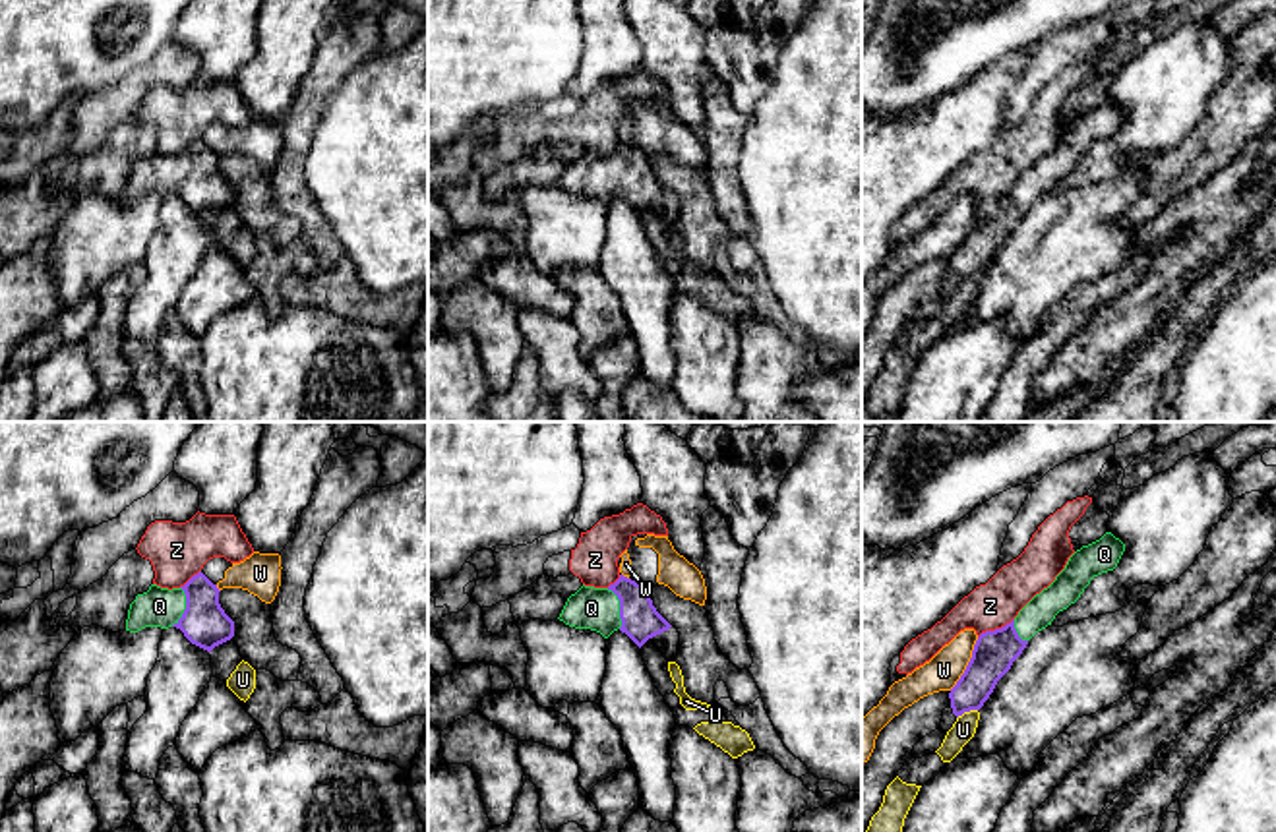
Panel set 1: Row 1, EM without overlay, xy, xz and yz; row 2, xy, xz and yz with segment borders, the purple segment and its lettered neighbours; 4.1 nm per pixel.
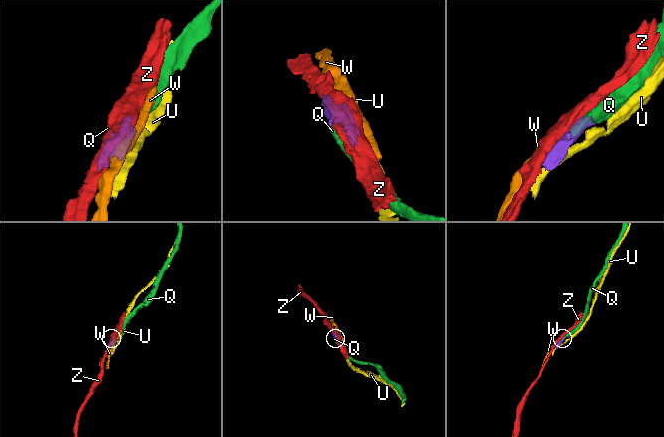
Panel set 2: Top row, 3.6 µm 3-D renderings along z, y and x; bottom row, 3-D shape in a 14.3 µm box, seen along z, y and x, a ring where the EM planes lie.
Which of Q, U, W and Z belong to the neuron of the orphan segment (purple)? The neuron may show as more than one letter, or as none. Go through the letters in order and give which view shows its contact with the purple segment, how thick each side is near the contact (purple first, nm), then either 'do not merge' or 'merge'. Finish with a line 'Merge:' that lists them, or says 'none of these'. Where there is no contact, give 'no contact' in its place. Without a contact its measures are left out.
Q: meets purple in xz; 160 nm thick on the purple side, 180 nm on the other; merge
U: meets purple in yz; 170 nm thick on the purple side, 100 nm on the other; do not merge
W: meets purple in yz; 180 nm thick on the purple side, 150 nm on the other; do not merge
Z: meets purple in yz; 180 nm thick on the purple side, 200 nm on the other; do not merge
Merge: Q

